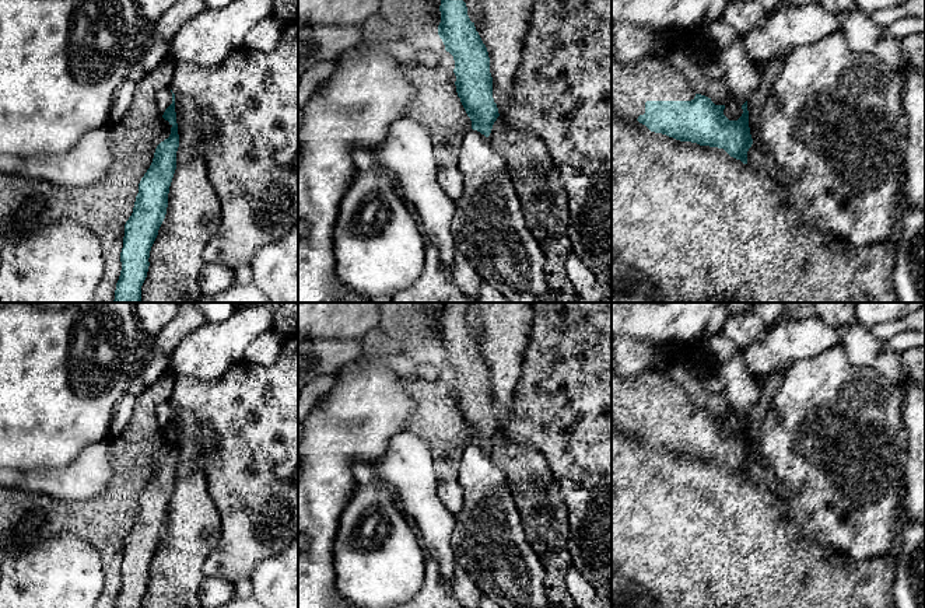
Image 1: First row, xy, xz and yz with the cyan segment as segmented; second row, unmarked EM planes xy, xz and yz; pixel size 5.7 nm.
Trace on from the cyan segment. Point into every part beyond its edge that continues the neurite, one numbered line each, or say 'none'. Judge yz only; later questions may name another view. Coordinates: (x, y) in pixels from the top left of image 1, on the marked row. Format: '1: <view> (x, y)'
1: yz (633, 84)

